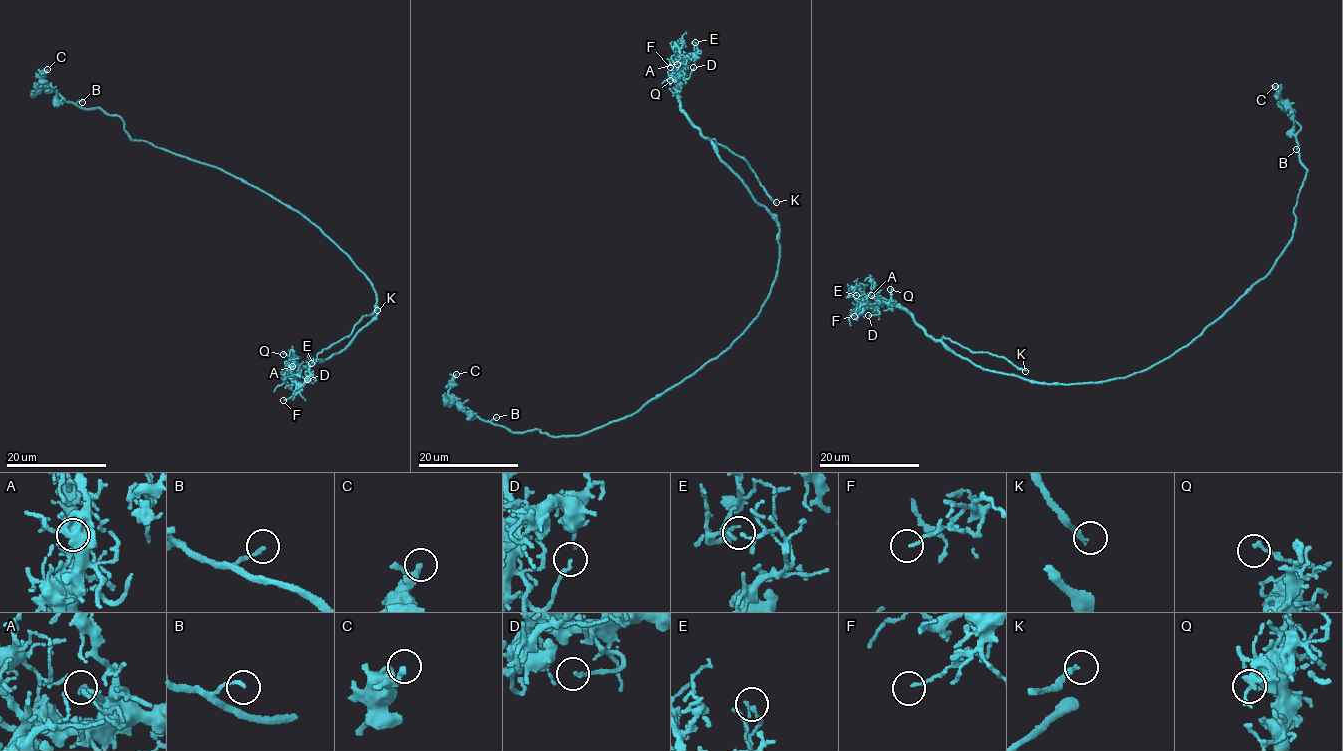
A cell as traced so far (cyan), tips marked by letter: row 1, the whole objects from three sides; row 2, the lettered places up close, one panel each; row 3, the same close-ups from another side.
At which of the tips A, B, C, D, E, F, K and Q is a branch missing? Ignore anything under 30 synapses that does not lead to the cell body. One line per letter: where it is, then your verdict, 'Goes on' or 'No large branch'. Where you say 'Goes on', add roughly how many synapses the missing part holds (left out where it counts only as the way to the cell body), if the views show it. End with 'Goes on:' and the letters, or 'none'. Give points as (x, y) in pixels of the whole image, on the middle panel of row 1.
A: Place: (677, 64). No large branch
B: Place: (496, 417). No large branch
C: Place: (456, 374). No large branch
D: Place: (693, 67). No large branch
E: Place: (695, 42). No large branch
F: Place: (670, 67). No large branch
K: Place: (776, 202). Goes on
Q: Place: (670, 80). No large branch
Goes on: K

